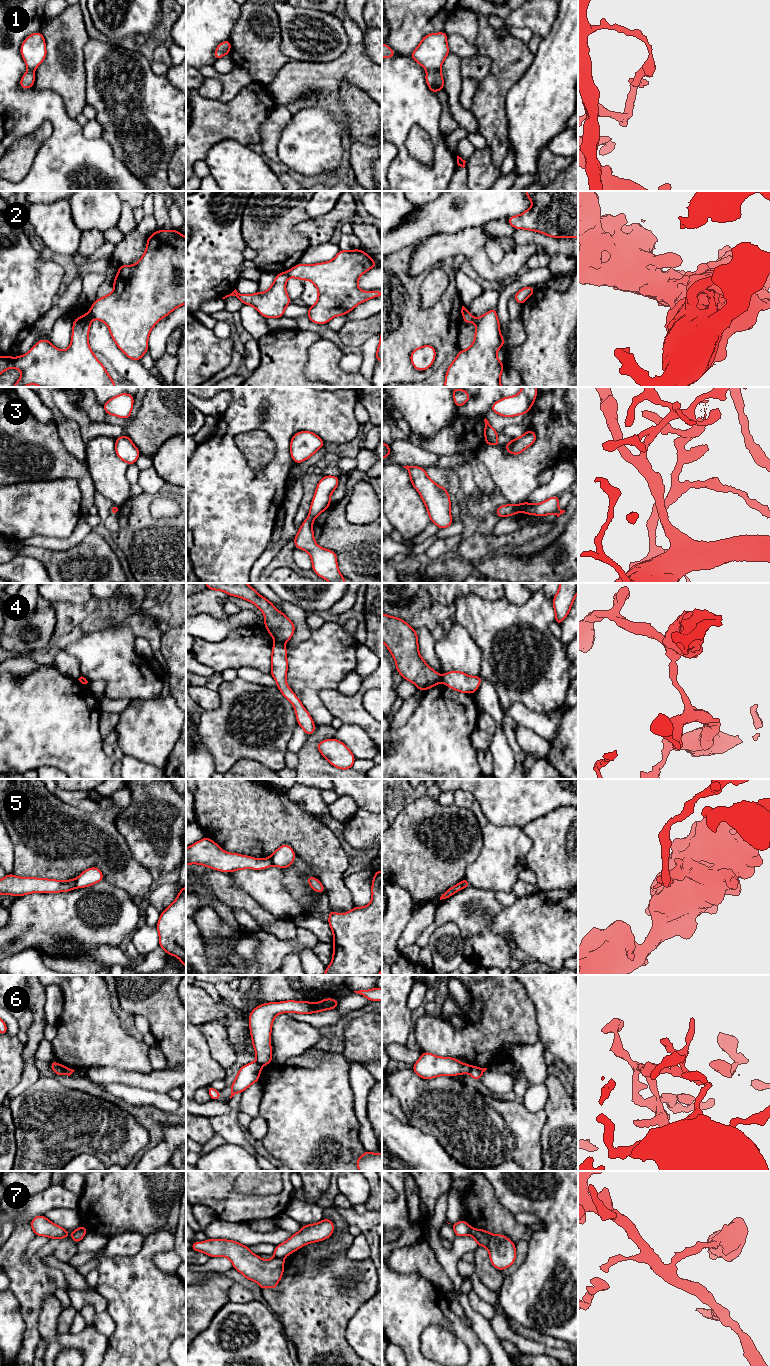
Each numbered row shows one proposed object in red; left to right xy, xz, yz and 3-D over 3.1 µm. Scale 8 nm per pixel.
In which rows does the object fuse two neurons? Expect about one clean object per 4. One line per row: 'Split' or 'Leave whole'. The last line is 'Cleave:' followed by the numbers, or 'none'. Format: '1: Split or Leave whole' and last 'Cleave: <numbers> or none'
1: Split
2: Split
3: Split
4: Split
5: Split
6: Split
7: Split
Cleave: 1, 2, 3, 4, 5, 6, 7

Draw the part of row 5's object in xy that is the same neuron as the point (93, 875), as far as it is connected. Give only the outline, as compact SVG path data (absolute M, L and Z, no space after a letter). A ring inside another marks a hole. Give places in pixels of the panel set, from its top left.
M98 867L86 869L75 879L75 888L85 888L104 880L104 876Z

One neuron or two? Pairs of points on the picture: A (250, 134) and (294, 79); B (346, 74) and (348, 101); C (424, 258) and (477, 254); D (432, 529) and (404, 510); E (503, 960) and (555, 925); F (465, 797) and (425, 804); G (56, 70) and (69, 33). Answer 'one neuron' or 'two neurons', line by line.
A: two neurons
B: two neurons
C: one neuron
D: two neurons
E: two neurons
F: two neurons
G: one neuron

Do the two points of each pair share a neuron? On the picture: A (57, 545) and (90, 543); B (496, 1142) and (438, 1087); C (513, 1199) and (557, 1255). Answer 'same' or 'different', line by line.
A: different
B: same
C: same

